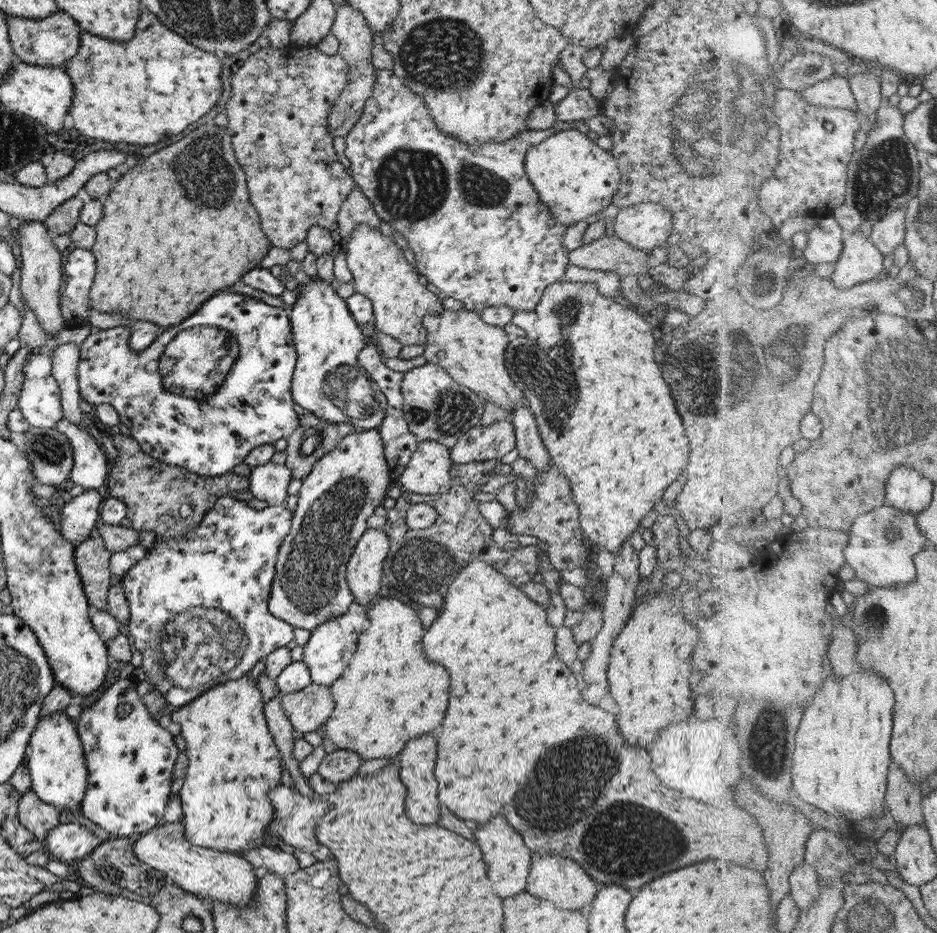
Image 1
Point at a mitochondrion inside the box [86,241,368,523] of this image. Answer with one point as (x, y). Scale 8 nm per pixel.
(196, 361)

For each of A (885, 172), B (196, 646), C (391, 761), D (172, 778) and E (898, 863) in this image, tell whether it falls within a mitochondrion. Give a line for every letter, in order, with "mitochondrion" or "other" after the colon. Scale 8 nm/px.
A: mitochondrion
B: mitochondrion
C: other
D: other
E: other

